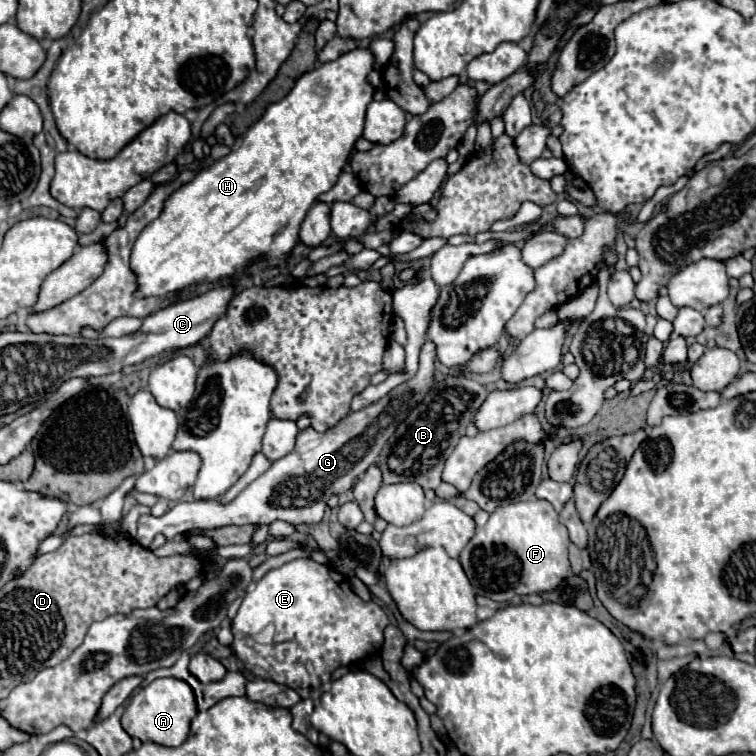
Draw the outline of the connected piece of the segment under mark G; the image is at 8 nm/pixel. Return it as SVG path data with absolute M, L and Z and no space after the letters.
M427 340L421 348L419 370L417 374L393 388L385 398L375 404L369 404L357 412L347 414L337 426L319 434L313 428L297 434L297 444L291 454L275 460L271 468L253 480L235 500L223 504L221 500L193 500L179 502L175 510L165 512L165 516L141 516L137 522L135 542L143 548L149 548L157 534L165 534L167 538L177 538L191 530L215 530L223 526L241 526L241 524L271 524L275 520L289 522L293 526L299 524L317 524L323 518L327 500L331 494L341 494L351 488L351 480L357 480L369 466L375 464L375 456L379 448L389 440L391 432L407 418L407 412L417 404L435 384L435 346Z

